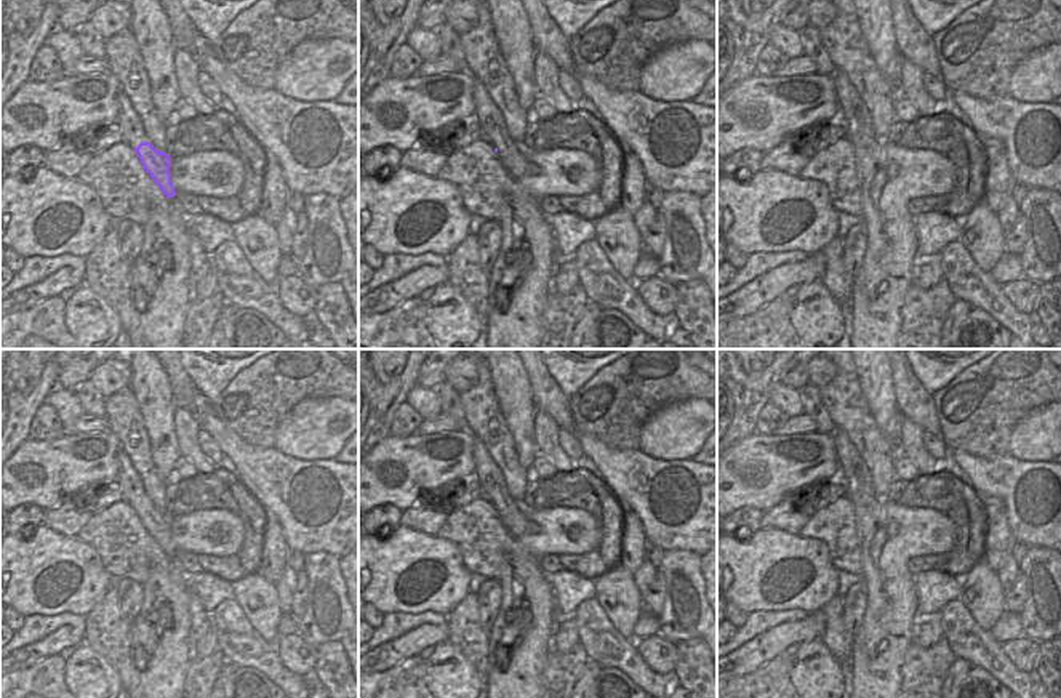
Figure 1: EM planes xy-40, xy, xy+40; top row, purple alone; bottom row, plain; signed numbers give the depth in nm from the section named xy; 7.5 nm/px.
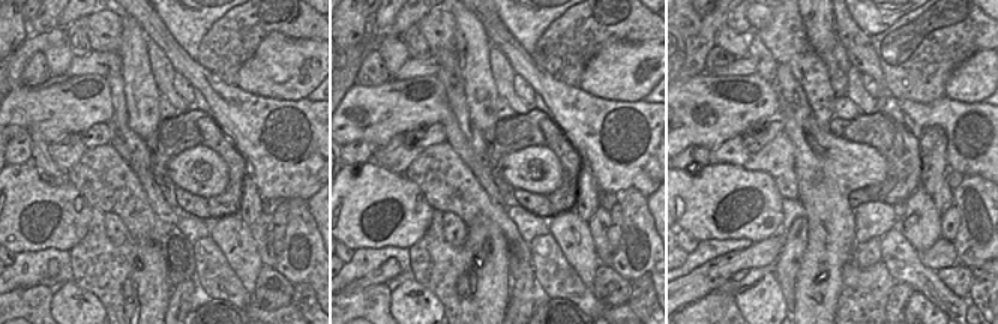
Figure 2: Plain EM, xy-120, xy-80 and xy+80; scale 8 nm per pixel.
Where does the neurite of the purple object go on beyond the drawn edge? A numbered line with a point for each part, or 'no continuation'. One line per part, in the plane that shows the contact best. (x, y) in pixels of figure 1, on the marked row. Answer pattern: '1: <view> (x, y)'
1: xy-40 (132, 130)

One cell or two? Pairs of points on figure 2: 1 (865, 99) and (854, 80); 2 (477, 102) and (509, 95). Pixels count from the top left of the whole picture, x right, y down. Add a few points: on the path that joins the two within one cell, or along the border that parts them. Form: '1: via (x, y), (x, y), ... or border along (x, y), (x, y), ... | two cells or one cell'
1: via (860, 95), (854, 84) | one cell
2: border along (489, 62), (489, 74), (500, 96) | two cells

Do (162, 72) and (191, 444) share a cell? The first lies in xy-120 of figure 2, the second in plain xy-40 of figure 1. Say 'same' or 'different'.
same

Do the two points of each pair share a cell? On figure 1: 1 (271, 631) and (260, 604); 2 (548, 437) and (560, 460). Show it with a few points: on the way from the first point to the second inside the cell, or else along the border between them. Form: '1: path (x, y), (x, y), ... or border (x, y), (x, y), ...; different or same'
1: path (266, 625), (263, 610); same
2: path (548, 442), (556, 455); same

